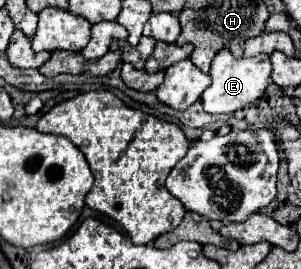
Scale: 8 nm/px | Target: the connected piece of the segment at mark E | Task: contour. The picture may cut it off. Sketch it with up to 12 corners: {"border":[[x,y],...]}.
{"border":[[269,55],[213,59],[207,113],[235,113],[265,95]]}

